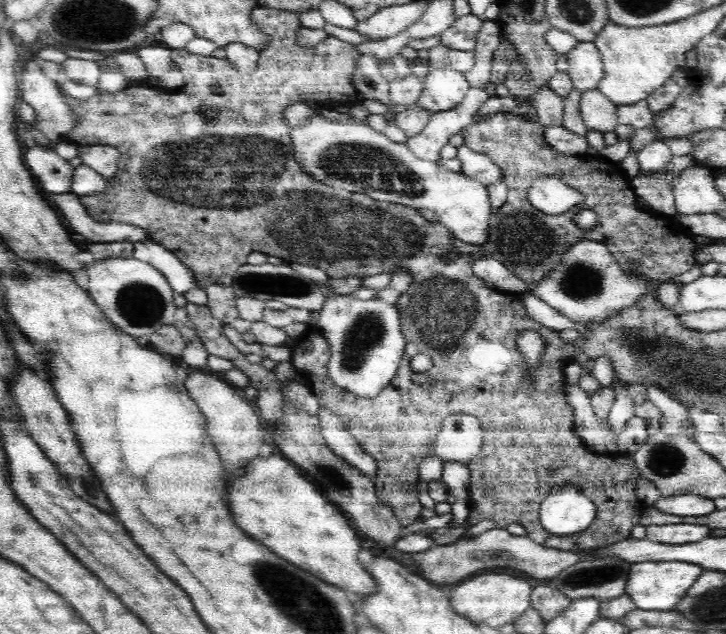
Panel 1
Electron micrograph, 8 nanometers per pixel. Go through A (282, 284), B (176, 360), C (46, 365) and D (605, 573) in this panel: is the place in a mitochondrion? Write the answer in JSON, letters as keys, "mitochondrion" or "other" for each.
{"A":"mitochondrion","B":"other","C":"other","D":"mitochondrion"}

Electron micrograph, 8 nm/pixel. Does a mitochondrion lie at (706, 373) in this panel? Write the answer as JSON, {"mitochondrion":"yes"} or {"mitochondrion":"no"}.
{"mitochondrion":"yes"}

